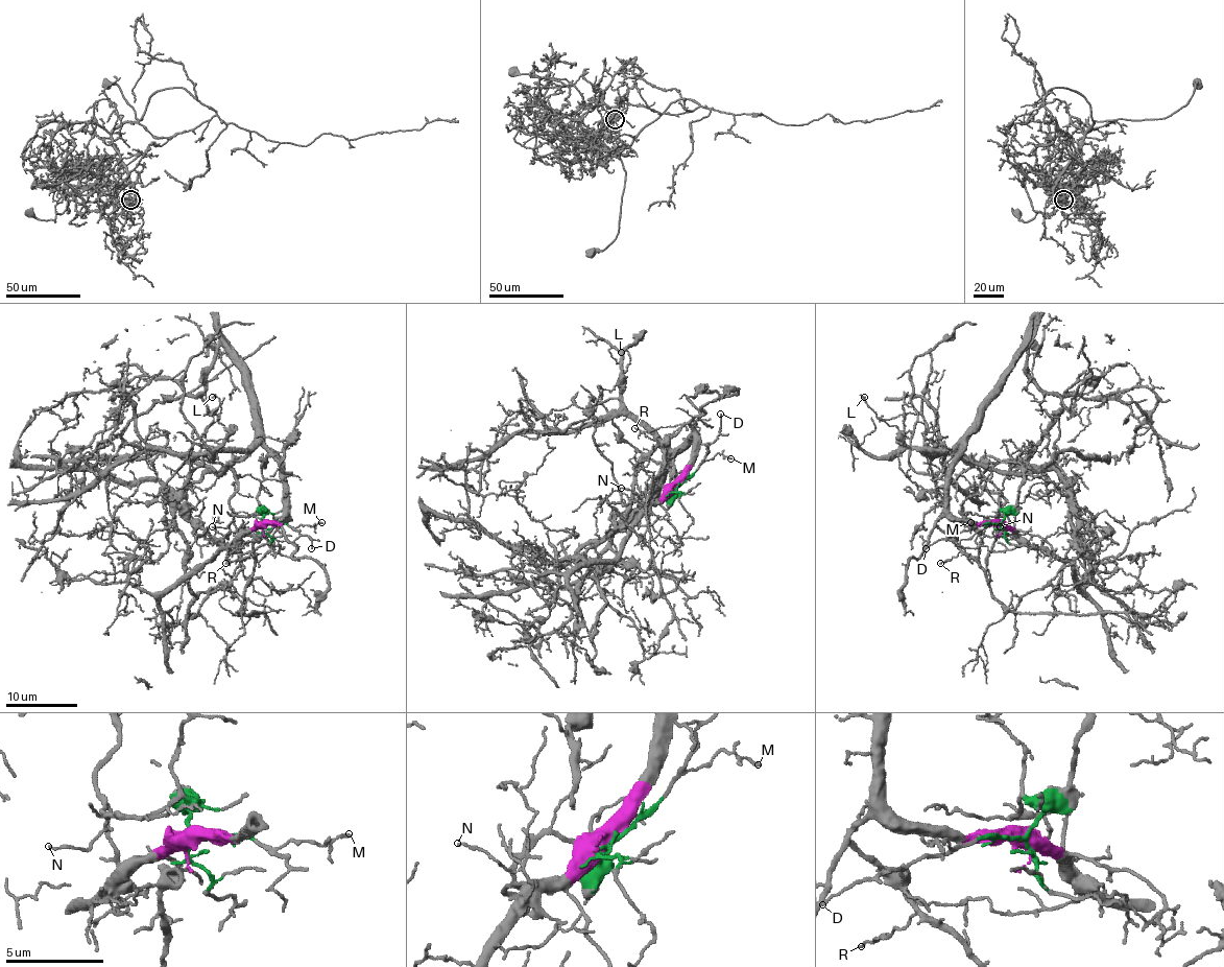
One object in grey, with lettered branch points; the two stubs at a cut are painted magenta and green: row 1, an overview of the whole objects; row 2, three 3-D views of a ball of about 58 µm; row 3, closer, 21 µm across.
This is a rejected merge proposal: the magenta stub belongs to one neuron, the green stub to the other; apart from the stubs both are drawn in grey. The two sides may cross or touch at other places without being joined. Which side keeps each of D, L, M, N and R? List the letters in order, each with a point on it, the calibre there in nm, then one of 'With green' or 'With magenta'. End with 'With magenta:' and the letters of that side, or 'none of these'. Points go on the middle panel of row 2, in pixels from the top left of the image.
D: Place: (720, 414). Thickness 110 nm. With green
L: Place: (621, 352). Thickness 120 nm. With green
M: Place: (730, 458). Thickness 140 nm. With green
N: Place: (621, 488). Thickness 120 nm. With green
R: Place: (634, 428). Thickness 100 nm. With magenta
With magenta: R

